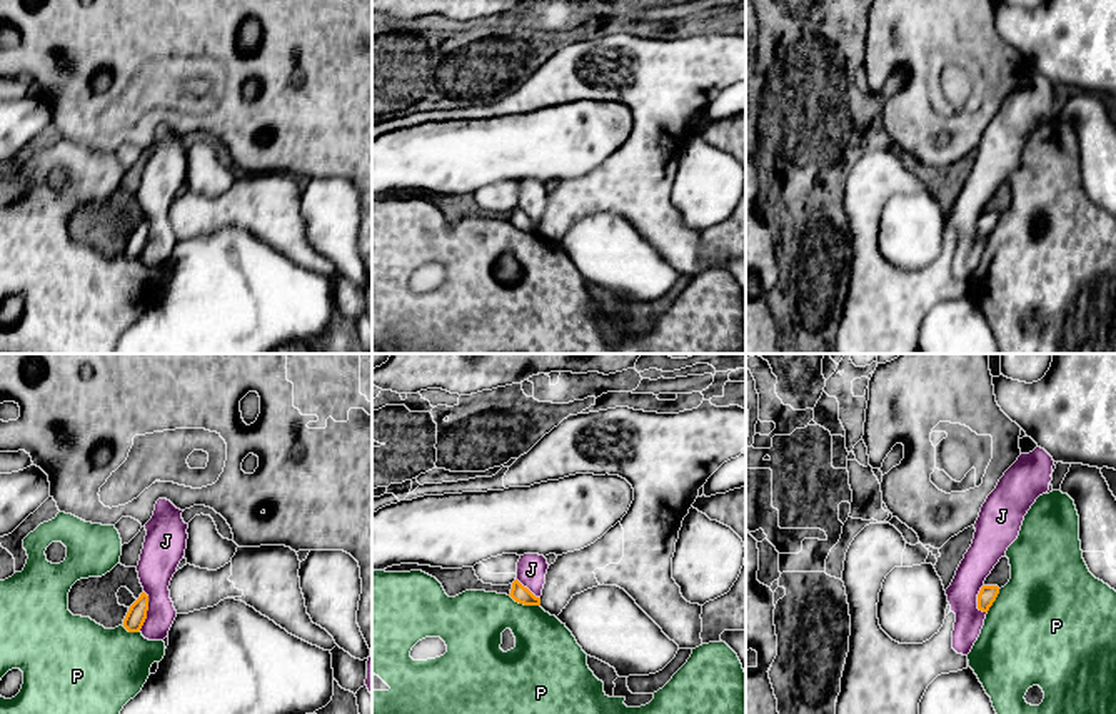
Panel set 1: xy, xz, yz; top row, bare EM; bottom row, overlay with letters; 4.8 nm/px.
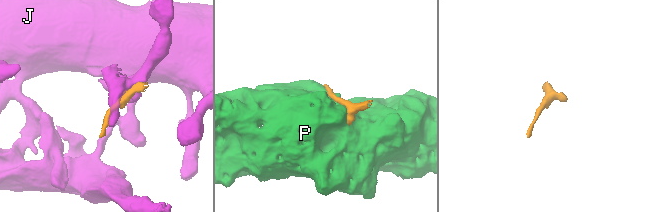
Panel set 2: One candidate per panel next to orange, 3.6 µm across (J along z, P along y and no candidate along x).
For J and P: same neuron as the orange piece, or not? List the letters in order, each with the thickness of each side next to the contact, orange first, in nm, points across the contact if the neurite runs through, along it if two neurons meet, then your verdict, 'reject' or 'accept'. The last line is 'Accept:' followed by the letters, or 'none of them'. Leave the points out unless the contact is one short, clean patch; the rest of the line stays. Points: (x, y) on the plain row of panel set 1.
J: 90/190 nm | reject
P: 90/300 nm | reject
Accept: none of them

